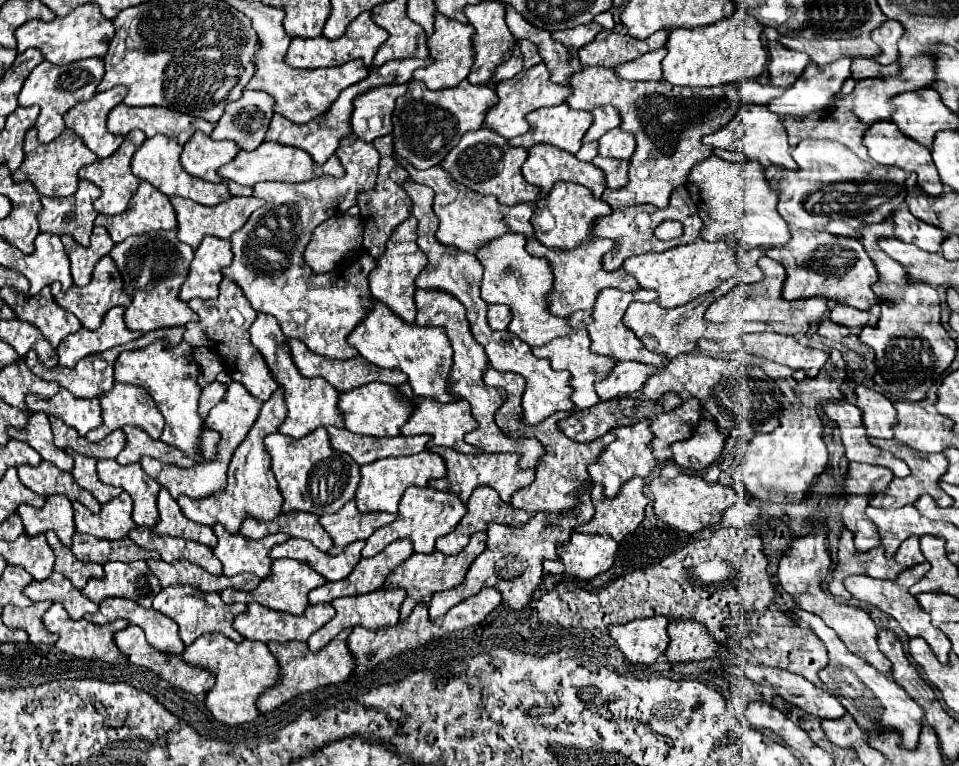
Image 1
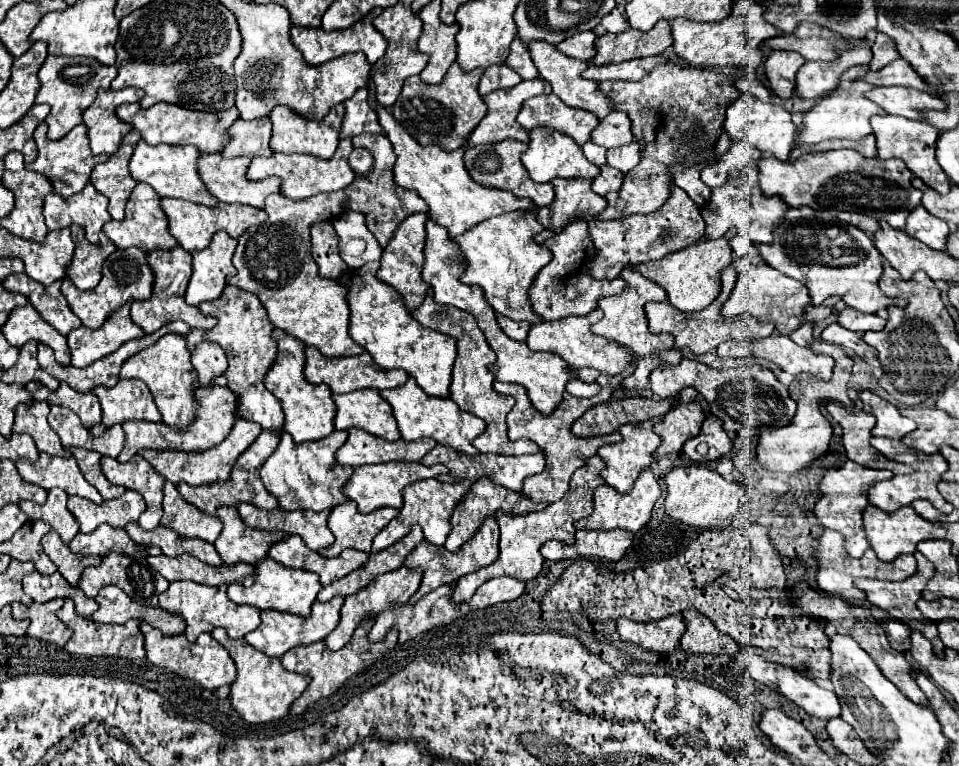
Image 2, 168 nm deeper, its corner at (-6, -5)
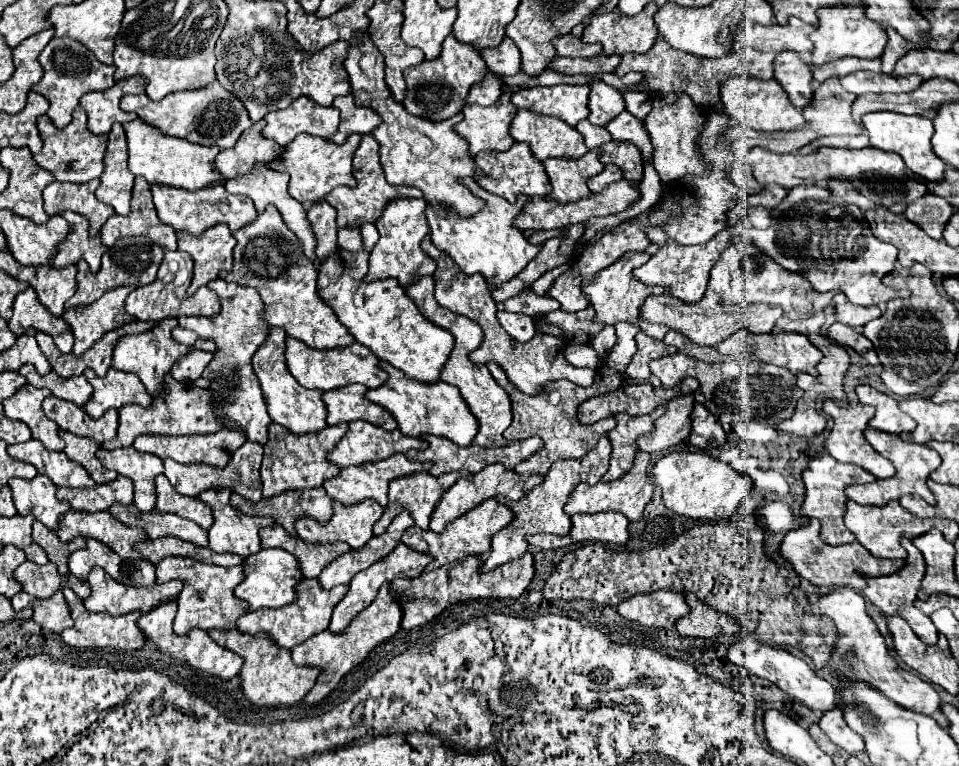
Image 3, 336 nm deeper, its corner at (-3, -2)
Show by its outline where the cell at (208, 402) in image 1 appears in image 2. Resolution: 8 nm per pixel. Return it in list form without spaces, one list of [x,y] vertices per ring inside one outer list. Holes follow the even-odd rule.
[[[213,384],[211,386],[197,386],[195,396],[197,396],[197,414],[195,414],[195,420],[185,430],[169,430],[169,426],[165,426],[163,422],[145,422],[145,420],[123,422],[125,446],[123,446],[121,454],[117,456],[117,460],[127,462],[143,448],[201,452],[201,450],[207,450],[211,446],[217,446],[219,442],[223,442],[235,424],[237,396],[229,388],[221,388],[221,386],[213,386]]]

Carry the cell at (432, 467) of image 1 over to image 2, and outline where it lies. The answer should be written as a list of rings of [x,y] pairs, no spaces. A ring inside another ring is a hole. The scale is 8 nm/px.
[[[385,462],[385,464],[375,464],[375,466],[359,466],[353,470],[353,476],[343,486],[343,492],[349,500],[357,502],[357,508],[363,514],[369,514],[369,512],[383,508],[383,506],[391,506],[391,508],[399,510],[403,506],[403,494],[401,492],[407,484],[417,482],[417,480],[435,478],[439,474],[447,474],[447,468],[441,464],[423,466],[421,462]]]

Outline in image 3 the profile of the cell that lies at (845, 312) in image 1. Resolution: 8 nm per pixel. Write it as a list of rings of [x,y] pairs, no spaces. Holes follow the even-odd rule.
[[[844,303],[844,305],[836,305],[836,317],[840,323],[850,325],[854,329],[862,329],[868,321],[878,319],[882,313],[878,307],[860,307],[860,305],[852,305],[852,303]]]

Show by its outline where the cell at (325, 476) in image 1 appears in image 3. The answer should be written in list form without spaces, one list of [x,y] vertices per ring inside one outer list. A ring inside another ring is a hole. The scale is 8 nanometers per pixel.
[[[272,423],[268,429],[268,443],[264,445],[264,459],[260,467],[262,475],[262,495],[264,499],[276,497],[284,491],[304,491],[322,487],[322,483],[340,473],[340,467],[330,463],[326,455],[336,447],[336,443],[346,435],[348,425],[340,423],[334,427],[326,427],[314,435],[292,435],[286,427]]]

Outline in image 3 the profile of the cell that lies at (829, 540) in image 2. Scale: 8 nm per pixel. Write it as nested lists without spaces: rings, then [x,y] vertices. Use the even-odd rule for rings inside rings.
[[[812,519],[806,527],[802,529],[794,529],[790,531],[782,545],[780,545],[780,553],[784,559],[788,559],[794,569],[798,571],[800,577],[808,579],[812,585],[820,585],[820,587],[846,587],[850,583],[852,575],[866,575],[866,577],[880,577],[880,575],[890,575],[896,573],[904,561],[902,559],[878,559],[874,555],[870,555],[870,551],[866,551],[864,547],[860,547],[856,541],[850,545],[826,545],[820,539],[820,523],[816,519]]]

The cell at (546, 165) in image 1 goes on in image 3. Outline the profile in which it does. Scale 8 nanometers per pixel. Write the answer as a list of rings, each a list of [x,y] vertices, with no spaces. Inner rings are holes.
[[[518,111],[512,121],[510,135],[518,143],[528,143],[538,161],[546,159],[580,159],[588,153],[582,135],[554,117],[536,115],[532,111]]]

